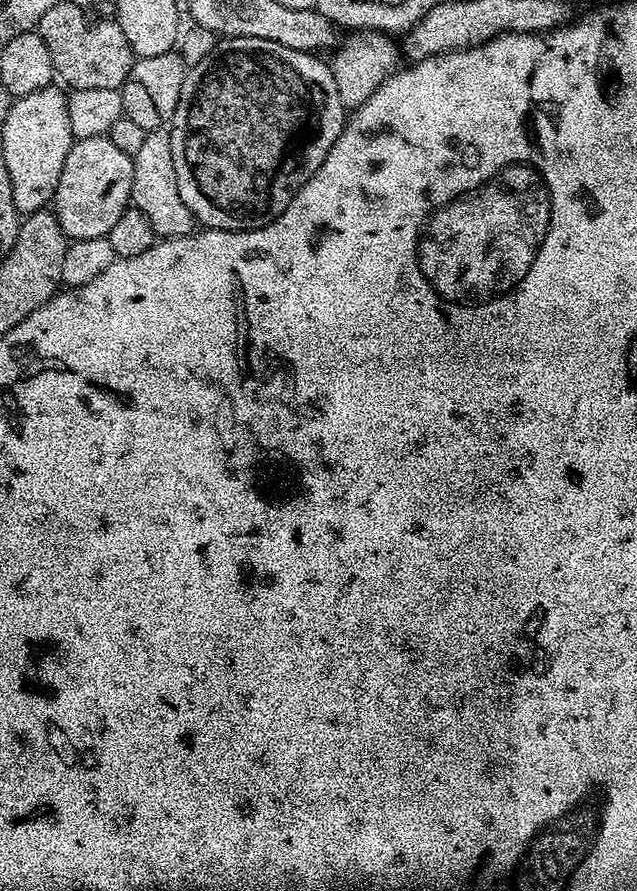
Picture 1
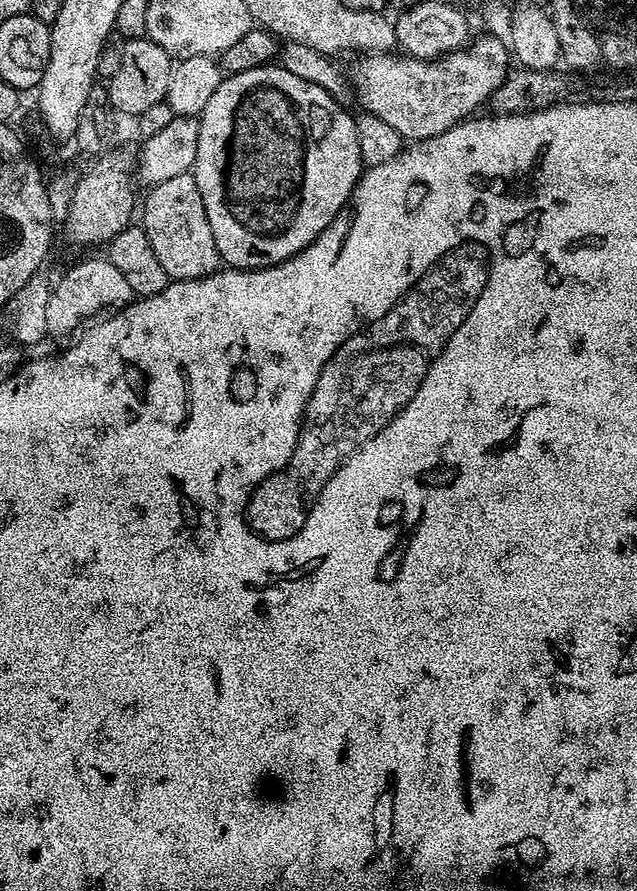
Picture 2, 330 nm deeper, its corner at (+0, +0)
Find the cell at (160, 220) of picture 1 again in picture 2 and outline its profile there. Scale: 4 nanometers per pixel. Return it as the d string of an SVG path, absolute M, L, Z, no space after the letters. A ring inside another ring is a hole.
M192 173L166 178L166 182L151 185L150 191L152 193L142 200L142 227L169 281L193 280L217 271L222 261L218 246L214 246L214 234L210 230L210 218L206 218L206 206L202 206L202 194L198 194L198 182L194 182Z

